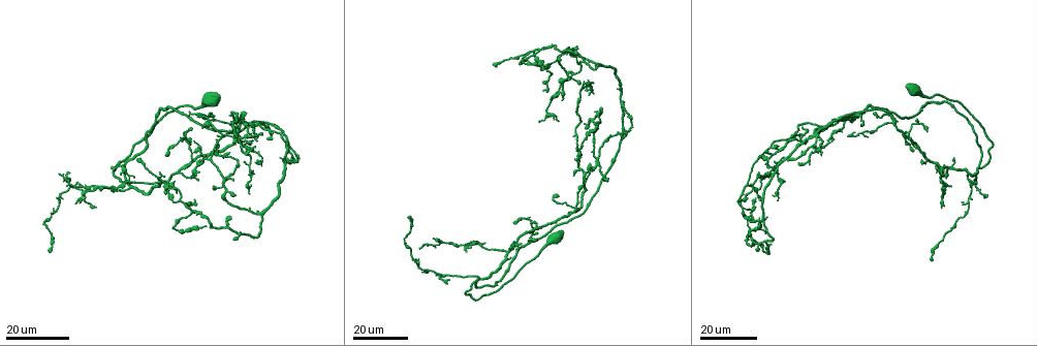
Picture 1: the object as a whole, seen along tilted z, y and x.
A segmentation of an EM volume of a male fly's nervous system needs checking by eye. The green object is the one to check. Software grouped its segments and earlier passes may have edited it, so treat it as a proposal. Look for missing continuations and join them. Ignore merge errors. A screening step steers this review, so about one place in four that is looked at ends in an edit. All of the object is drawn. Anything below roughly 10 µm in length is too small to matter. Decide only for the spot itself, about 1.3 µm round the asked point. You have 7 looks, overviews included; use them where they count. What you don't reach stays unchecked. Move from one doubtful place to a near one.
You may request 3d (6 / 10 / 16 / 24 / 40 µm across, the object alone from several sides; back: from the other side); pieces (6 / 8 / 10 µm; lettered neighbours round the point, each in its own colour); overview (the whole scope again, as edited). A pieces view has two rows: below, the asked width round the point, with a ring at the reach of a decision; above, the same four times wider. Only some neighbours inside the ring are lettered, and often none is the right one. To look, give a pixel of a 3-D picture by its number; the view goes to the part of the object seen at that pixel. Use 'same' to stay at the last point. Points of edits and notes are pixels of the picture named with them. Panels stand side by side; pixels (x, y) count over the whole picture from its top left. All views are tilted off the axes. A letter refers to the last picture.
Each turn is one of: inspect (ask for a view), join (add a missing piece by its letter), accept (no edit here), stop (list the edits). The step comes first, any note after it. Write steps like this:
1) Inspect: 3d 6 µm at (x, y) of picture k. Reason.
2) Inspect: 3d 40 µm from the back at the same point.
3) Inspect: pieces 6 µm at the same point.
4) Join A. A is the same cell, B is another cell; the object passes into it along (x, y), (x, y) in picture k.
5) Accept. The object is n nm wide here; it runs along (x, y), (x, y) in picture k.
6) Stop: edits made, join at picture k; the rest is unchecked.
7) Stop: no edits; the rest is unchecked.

Inspect: 3d 24 µm at (877, 117) of picture 1. An open end.

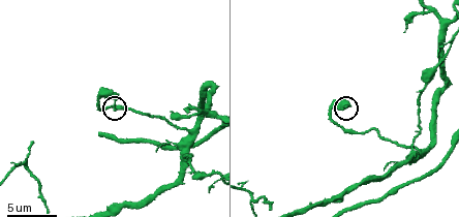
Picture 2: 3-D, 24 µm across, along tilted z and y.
Inspect: pieces 10 µm at (347, 107) of picture 2.

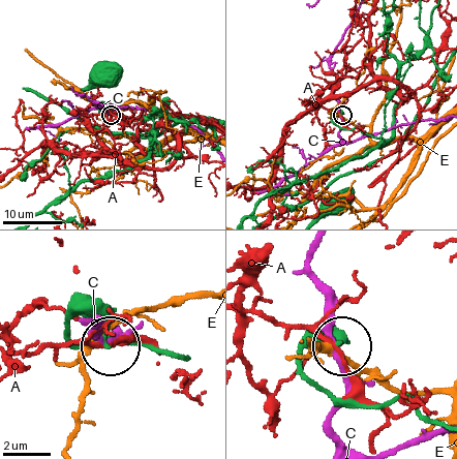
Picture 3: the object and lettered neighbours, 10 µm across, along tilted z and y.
Accept. The object is 130 nm wide here; A, C and E are other cells; none of them fits.

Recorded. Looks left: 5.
Inspect: 3d 16 µm at (191, 129) of picture 1. Branch stops here.

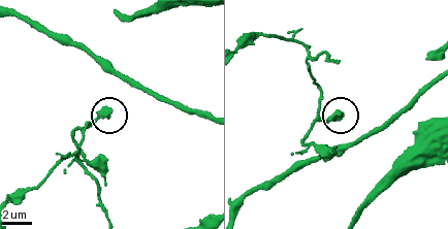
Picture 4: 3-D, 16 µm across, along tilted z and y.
Inspect: pieces 6 µm at (109, 109) of picture 4.

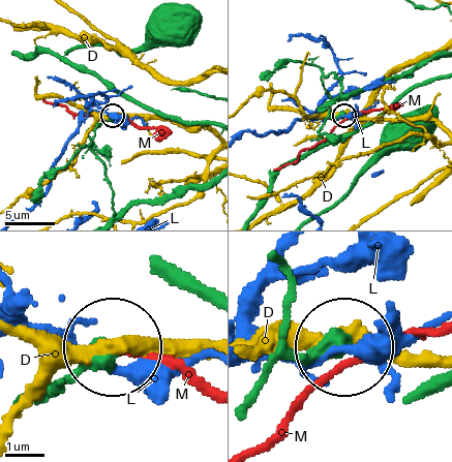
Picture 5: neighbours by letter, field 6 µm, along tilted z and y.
Accept. D, L and M are other cells; it runs along (331, 100), (332, 73), (330, 111), (344, 116) in picture 5; no lettered piece goes on from it.

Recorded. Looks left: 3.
Inspect: 3d 24 µm at (112, 169) of picture 1. Free end.

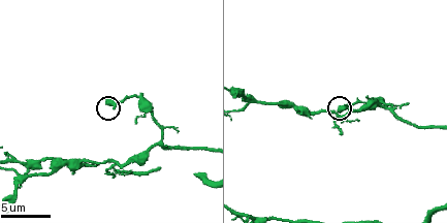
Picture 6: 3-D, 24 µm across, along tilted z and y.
Inspect: pieces 6 µm at (342, 111) of picture 6. What lies round it.

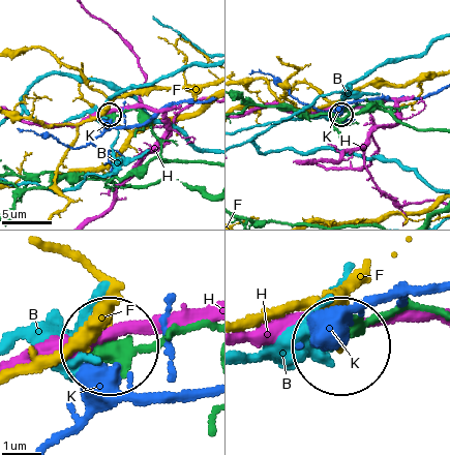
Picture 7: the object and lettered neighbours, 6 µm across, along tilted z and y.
Accept. B, F, H and K are other cells; it runs along (208, 163), (162, 159), (159, 139), (140, 113), (111, 115) in picture 7; none of them fits.

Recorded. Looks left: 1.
Stop: no edits; the rest is unchecked.

